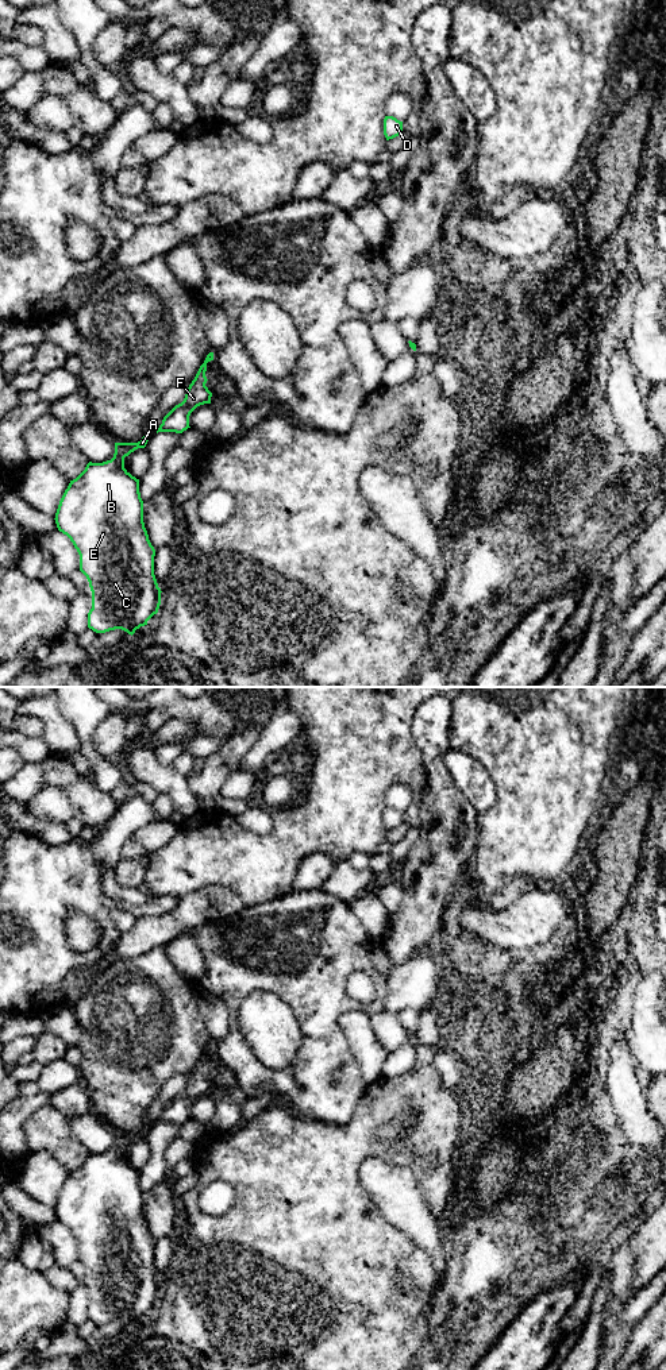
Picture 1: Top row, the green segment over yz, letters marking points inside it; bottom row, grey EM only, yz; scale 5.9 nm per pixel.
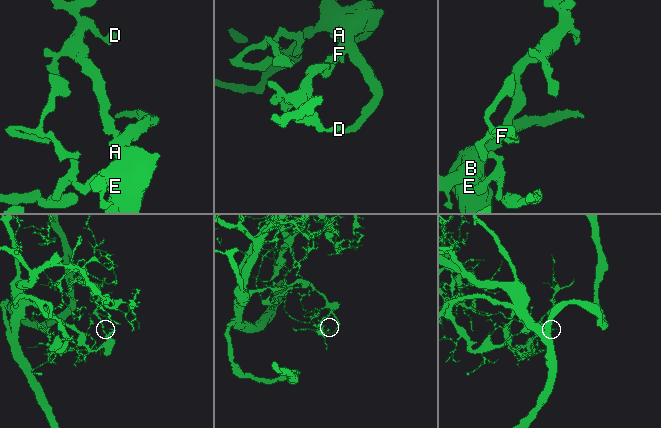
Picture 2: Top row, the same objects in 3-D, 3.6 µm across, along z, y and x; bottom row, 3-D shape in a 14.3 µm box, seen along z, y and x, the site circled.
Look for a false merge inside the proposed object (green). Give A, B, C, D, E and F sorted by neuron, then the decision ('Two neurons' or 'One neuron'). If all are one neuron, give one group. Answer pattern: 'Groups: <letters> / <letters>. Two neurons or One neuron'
Groups: A B C D E F. One neuron

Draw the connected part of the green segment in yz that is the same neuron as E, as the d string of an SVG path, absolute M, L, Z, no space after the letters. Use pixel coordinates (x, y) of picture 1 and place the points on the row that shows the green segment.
M147 439L138 443L115 443L111 460L89 462L85 470L65 490L55 524L66 535L80 555L80 571L86 576L92 591L92 609L88 628L96 633L122 629L134 634L136 629L158 613L161 588L154 575L155 549L143 522L143 501L139 479L124 468L124 458L145 448Z

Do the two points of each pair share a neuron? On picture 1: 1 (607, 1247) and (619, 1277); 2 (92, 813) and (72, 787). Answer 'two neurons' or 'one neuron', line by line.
1: two neurons
2: one neuron

